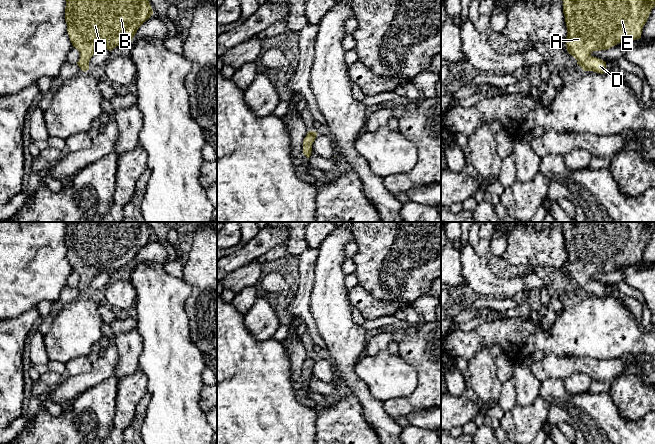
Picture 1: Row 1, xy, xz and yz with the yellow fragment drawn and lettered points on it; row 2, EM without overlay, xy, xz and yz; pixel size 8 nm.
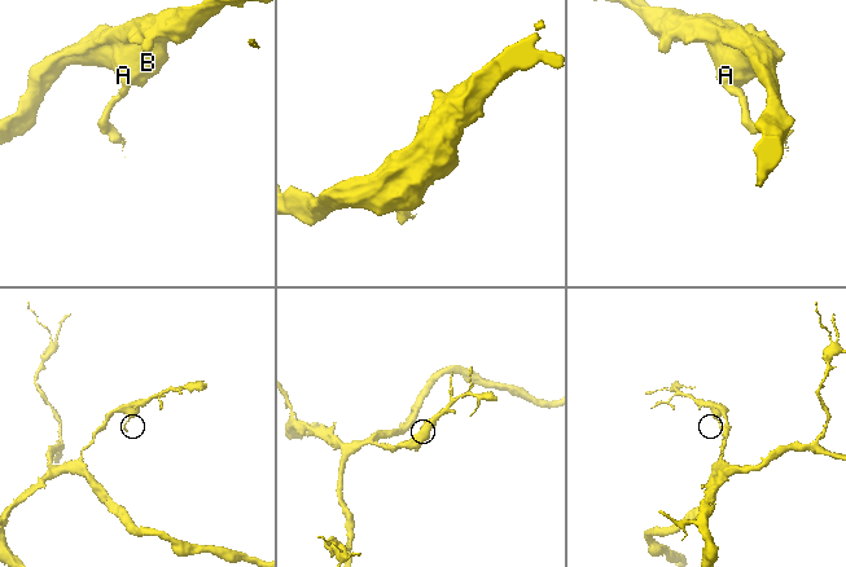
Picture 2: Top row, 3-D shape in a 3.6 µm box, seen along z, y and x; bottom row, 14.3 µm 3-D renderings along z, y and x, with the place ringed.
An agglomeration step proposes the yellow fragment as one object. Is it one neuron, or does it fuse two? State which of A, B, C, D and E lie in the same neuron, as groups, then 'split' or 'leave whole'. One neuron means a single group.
A B C D E | leave whole

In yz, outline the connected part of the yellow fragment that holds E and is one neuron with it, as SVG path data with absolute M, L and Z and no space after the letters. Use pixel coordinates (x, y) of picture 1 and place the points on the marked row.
M563 0L567 27L566 48L583 71L606 72L606 62L591 55L618 43L641 38L642 29L655 7L655 0Z

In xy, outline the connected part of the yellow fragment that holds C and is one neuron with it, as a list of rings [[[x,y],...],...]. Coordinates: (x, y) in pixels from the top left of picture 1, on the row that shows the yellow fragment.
[[[66,0],[65,20],[70,41],[79,52],[77,65],[82,71],[89,70],[89,61],[99,49],[113,50],[132,40],[138,28],[153,14],[149,0]]]

